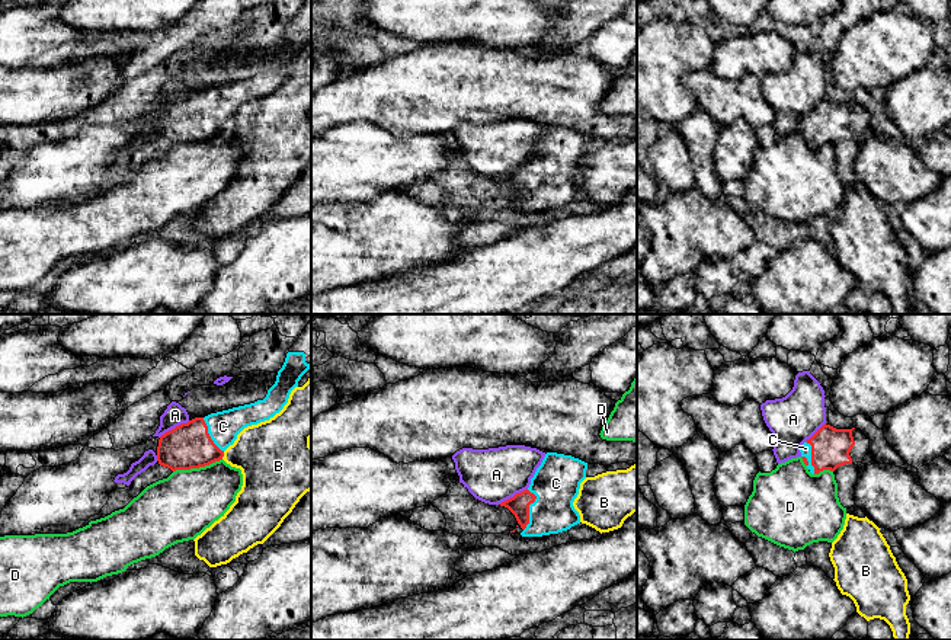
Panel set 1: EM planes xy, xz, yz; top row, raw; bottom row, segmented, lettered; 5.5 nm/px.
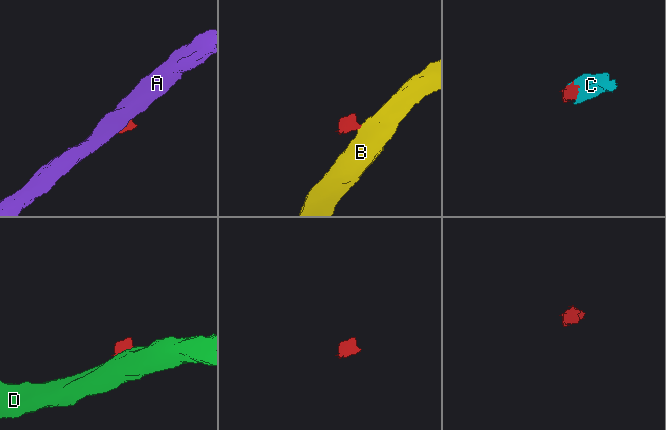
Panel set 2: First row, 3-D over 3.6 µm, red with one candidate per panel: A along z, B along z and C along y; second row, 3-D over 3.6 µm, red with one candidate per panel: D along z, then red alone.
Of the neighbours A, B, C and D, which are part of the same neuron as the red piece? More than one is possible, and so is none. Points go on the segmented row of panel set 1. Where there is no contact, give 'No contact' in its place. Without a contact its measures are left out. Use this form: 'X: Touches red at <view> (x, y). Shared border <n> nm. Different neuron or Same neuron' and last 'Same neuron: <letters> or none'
A: Touches red at xy (175, 428). Shared border 200 nm. Different neuron
B: Touches red at xy (223, 456). Shared border 50 nm. Different neuron
C: Touches red at yz (812, 457). Shared border 190 nm. Same neuron
D: Touches red at xy (197, 467). Shared border 280 nm. Different neuron
Same neuron: C

